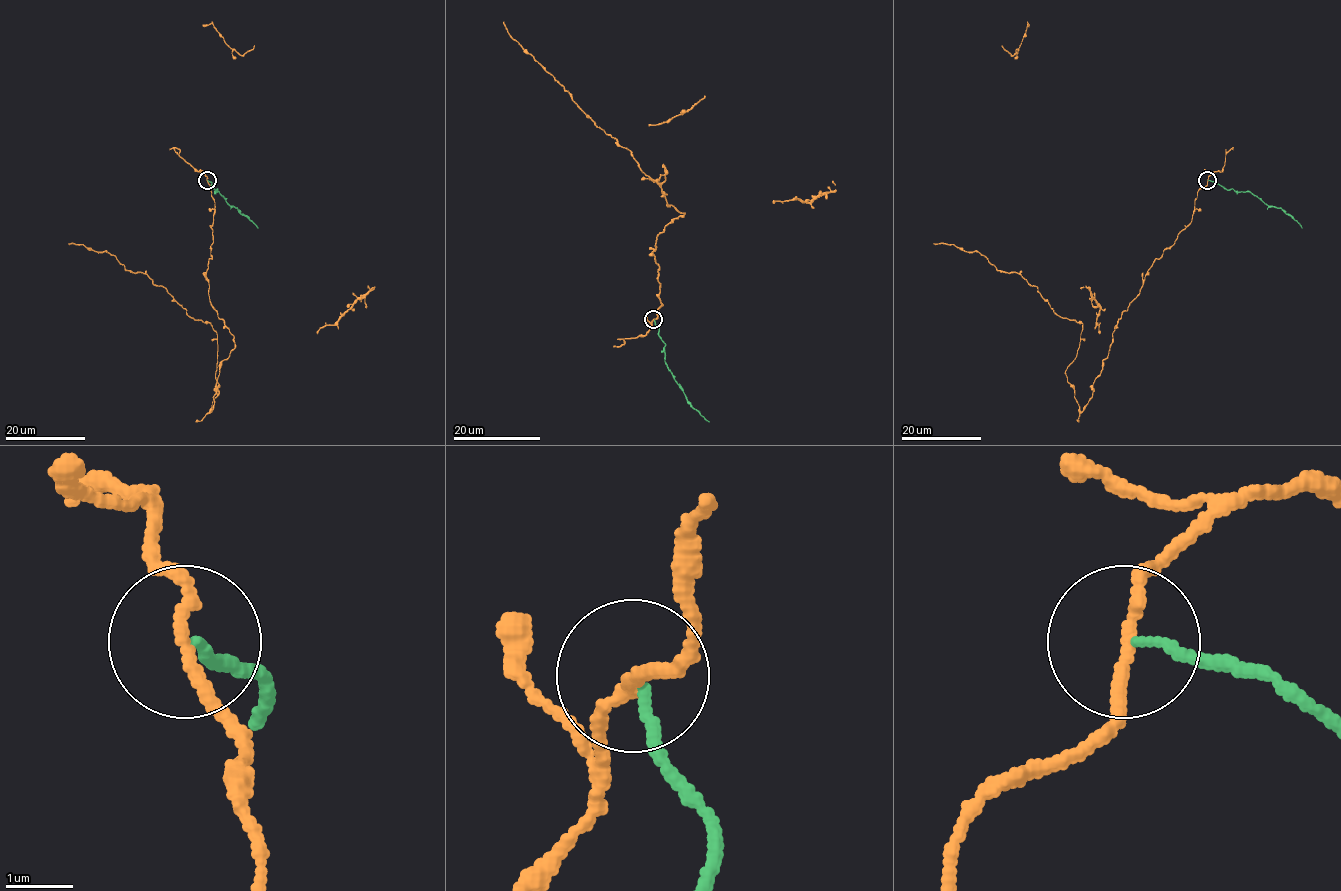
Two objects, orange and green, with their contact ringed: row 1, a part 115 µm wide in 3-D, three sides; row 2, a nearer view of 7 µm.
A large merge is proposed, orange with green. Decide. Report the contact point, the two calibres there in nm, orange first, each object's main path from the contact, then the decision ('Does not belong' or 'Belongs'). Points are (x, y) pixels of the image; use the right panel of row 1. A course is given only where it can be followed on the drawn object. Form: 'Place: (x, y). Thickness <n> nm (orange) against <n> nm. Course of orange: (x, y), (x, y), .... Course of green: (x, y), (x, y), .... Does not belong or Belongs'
Place: (1207, 180). Thickness 170 nm (orange) against 140 nm. Course of orange: (1207, 180), (1117, 321), (1081, 411), (1065, 370), (1082, 324), (1020, 274), (933, 243). Course of green: (1208, 180), (1227, 189), (1253, 193), (1268, 205), (1281, 208), (1302, 228). Does not belong

